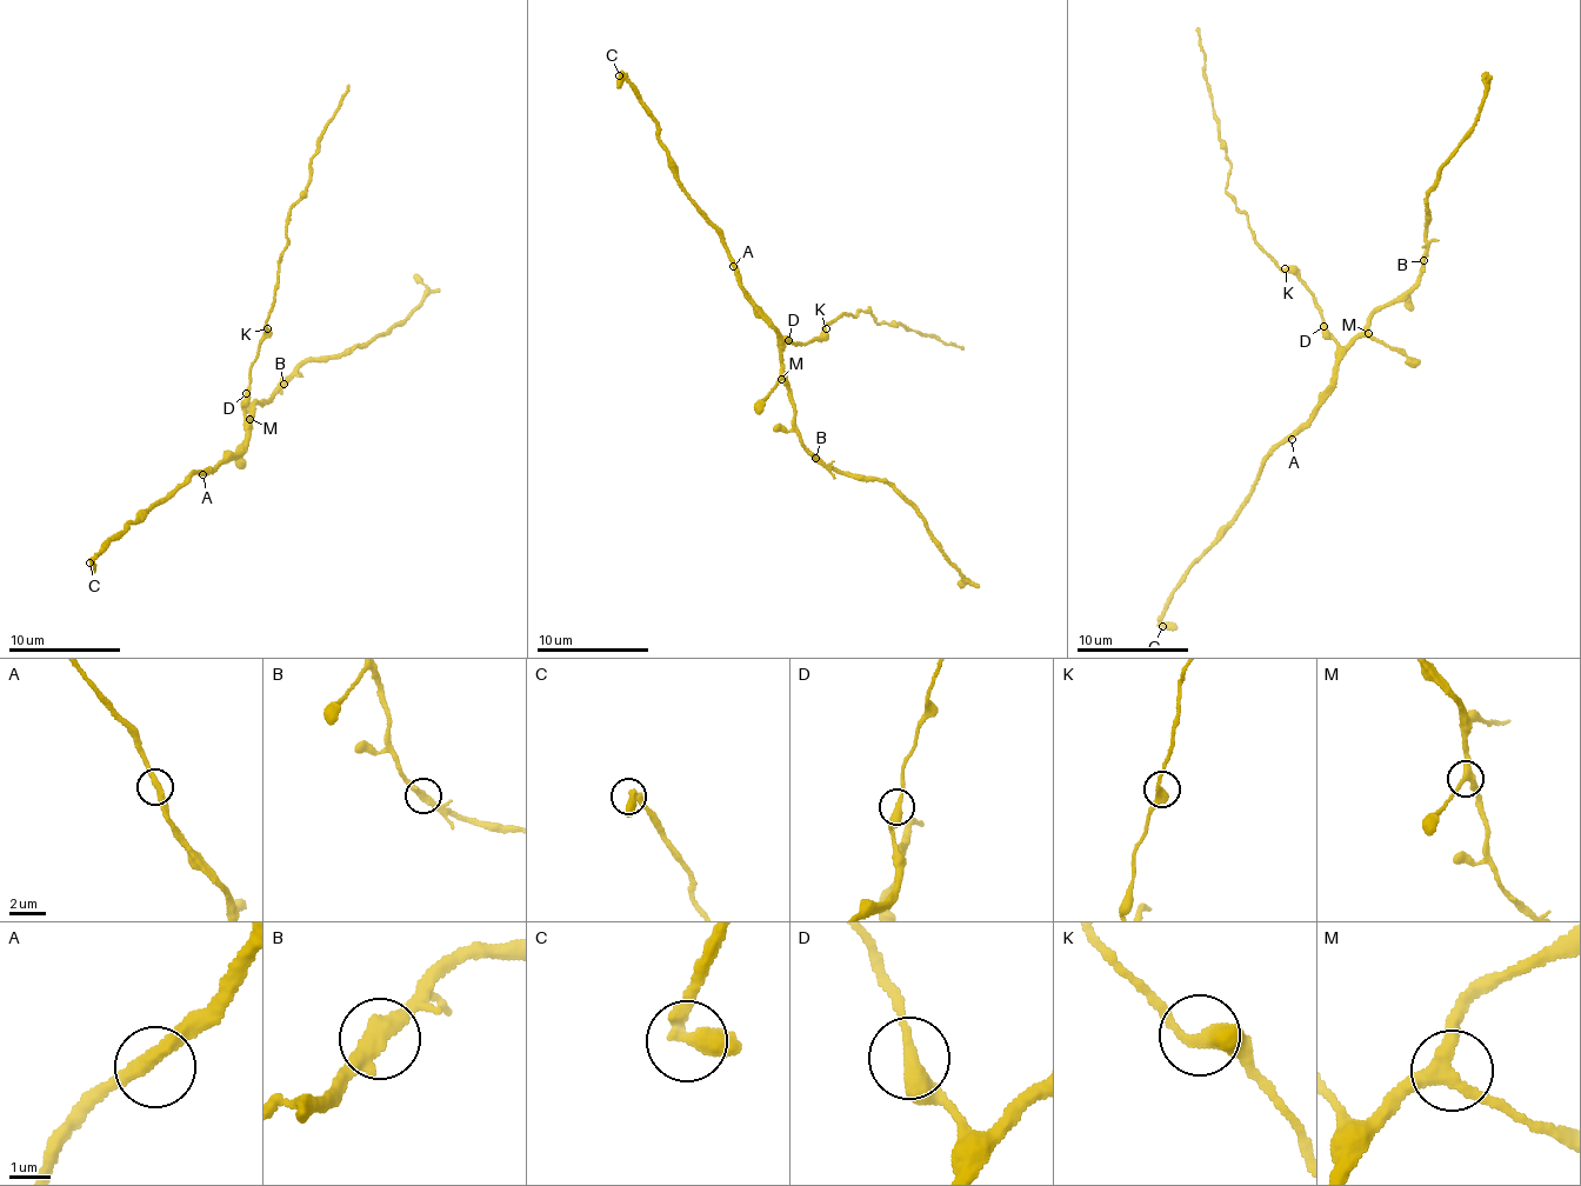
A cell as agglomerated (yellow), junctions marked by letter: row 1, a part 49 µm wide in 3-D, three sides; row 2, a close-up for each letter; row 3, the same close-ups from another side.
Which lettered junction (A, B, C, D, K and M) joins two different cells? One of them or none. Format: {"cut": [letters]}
{"cut": []}

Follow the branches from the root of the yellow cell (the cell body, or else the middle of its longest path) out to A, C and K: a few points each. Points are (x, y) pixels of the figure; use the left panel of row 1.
A: (246, 411), (245, 447), (202, 474)
C: (246, 411), (245, 447), (198, 471), (175, 493), (137, 515), (126, 532), (108, 541), (108, 546), (89, 562)
K: (246, 411), (251, 365), (267, 328)

